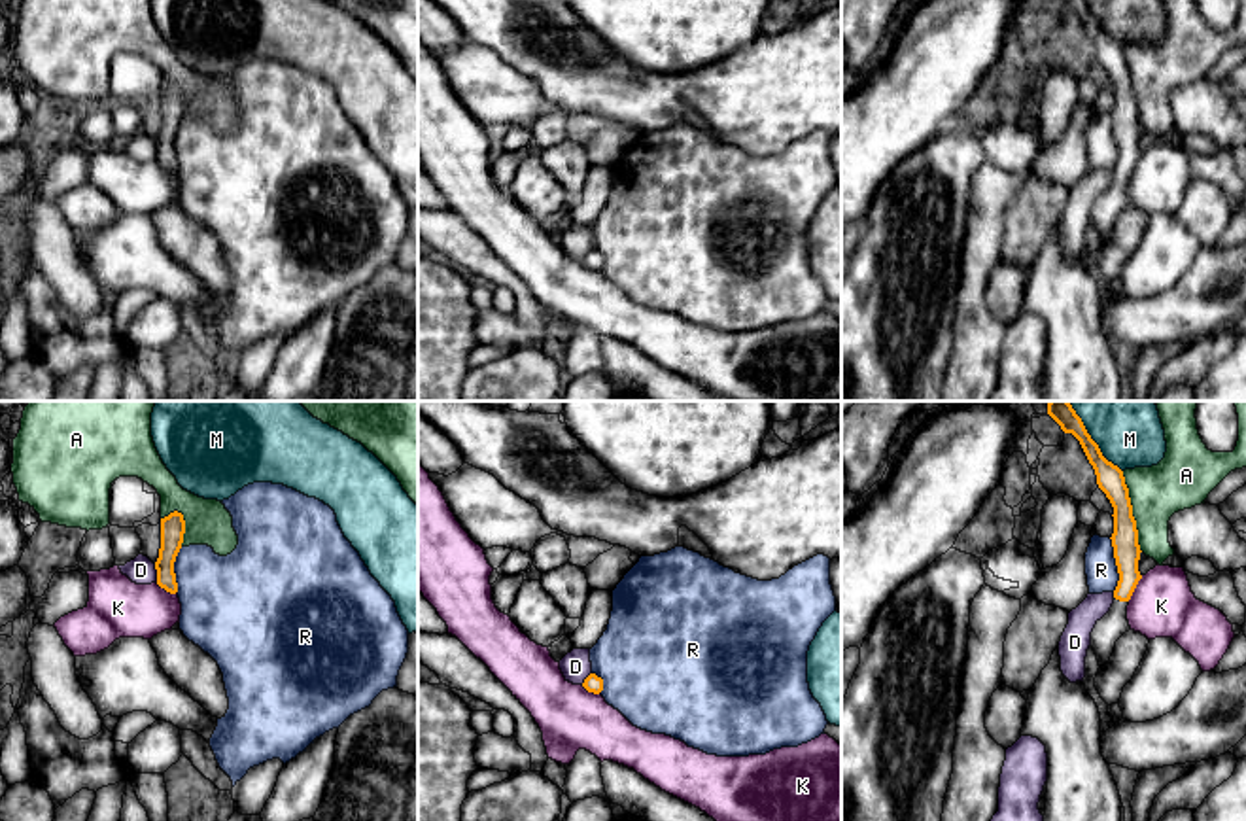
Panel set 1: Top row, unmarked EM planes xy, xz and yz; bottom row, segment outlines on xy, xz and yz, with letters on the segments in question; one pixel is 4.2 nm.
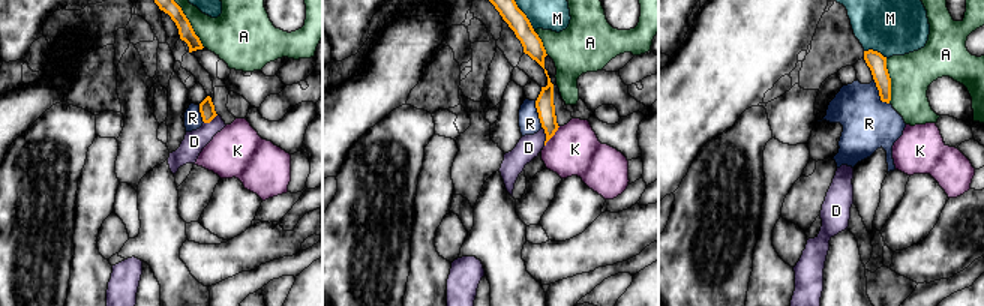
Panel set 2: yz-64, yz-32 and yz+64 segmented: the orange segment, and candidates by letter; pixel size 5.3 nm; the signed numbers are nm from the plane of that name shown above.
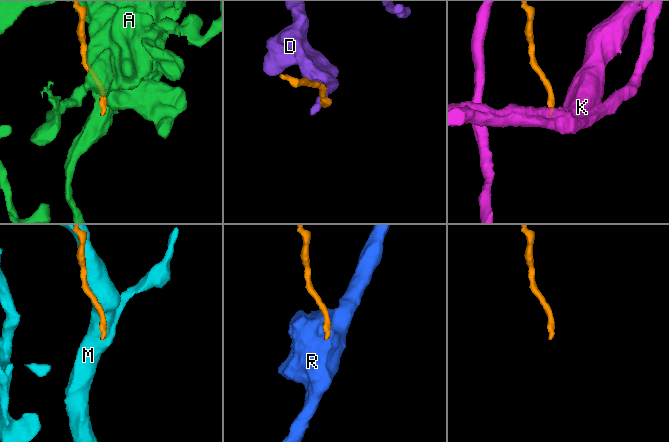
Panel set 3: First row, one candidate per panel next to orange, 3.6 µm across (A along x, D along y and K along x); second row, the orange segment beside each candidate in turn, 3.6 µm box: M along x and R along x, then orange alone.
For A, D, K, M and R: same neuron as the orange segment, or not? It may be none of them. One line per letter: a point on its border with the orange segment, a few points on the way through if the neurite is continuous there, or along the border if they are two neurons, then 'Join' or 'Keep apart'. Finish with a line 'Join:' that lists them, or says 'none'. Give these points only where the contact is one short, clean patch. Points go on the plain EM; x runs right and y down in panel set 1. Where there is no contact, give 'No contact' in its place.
A: Touches orange at yz (1131, 87). Keep apart
D: Touches orange at xy (157, 148). Boundary: xy (154, 140), (157, 156). Keep apart
K: Touches orange at yz (1135, 163). Boundary: yz (1142, 152), (1127, 176). Keep apart
M: Touches orange at yz (1099, 25). Keep apart
R: Touches orange at yz (1116, 140). Boundary: yz (1108, 114), (1118, 150), (1114, 167). Keep apart
Join: none

